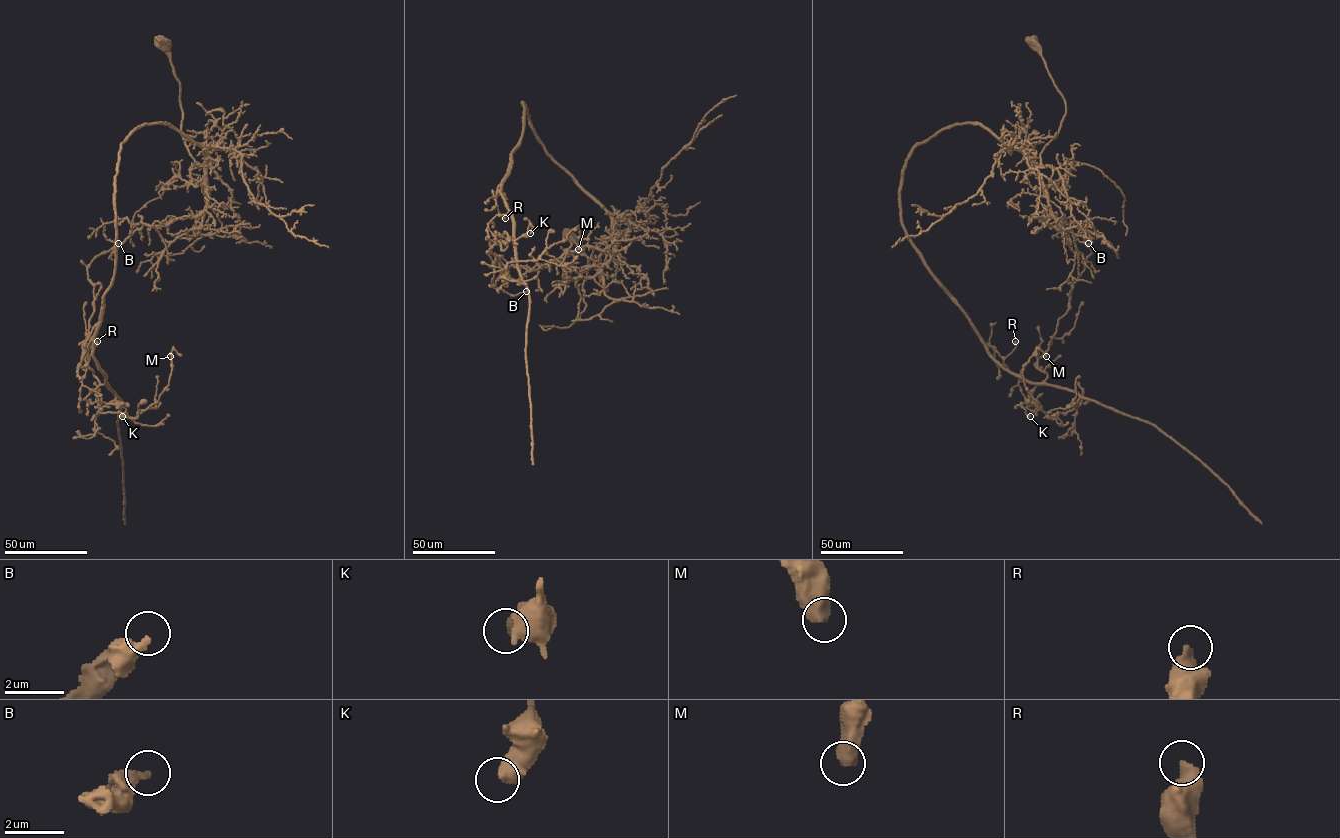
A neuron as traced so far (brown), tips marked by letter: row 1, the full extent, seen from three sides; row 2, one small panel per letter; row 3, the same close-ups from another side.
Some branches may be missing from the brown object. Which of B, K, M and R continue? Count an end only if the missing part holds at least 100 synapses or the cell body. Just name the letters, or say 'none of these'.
none of these

